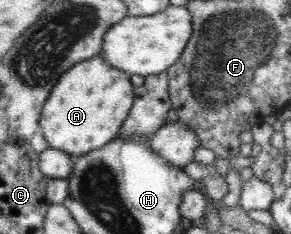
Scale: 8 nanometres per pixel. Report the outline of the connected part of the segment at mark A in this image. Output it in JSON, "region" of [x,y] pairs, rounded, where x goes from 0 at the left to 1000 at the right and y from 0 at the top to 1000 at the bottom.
{"region":[[[340,235],[237,286],[182,359],[137,487],[134,543],[165,632],[271,671],[399,594],[457,449],[457,376],[436,312],[371,278]]]}

